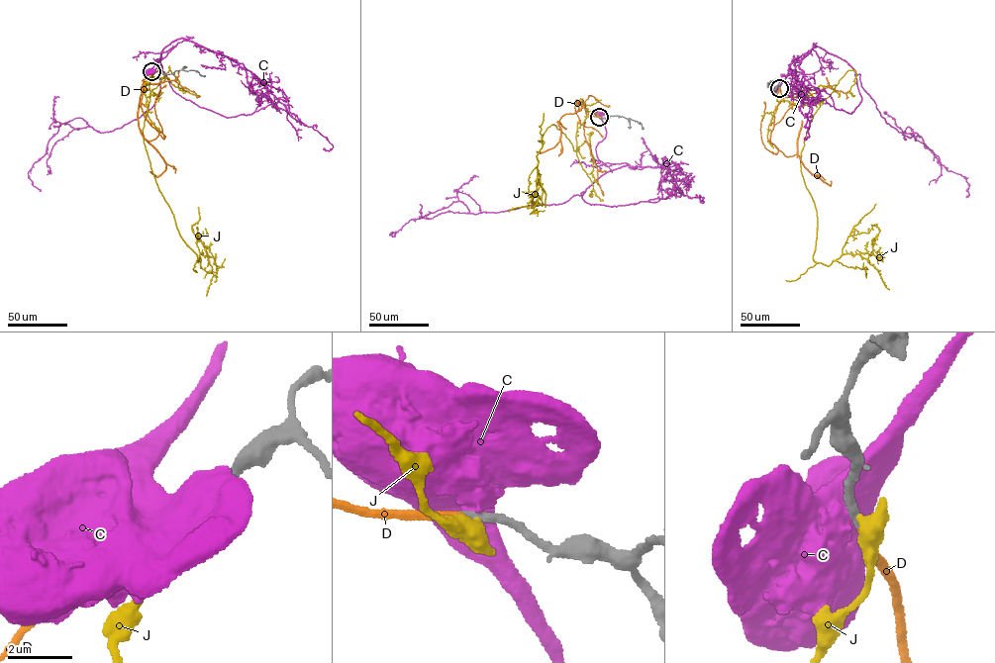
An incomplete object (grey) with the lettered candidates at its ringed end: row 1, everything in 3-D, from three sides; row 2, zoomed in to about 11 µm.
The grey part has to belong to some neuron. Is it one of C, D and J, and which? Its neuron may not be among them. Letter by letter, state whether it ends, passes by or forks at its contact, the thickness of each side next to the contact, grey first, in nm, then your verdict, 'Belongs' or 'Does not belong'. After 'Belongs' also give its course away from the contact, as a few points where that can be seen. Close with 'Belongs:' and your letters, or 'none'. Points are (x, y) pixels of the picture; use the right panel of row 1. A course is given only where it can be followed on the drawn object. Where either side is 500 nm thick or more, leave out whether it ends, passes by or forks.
C: Thickness 280 nm (grey) against 900 nm. Does not belong
D: It ends there. Thickness 280 nm (grey) against 240 nm. Belongs. Its course: (779, 88), (782, 97), (773, 112), (770, 142), (787, 156), (797, 154), (827, 184), (831, 181)
J: Thickness 300 nm (grey) against 700 nm. Does not belong
Belongs: D

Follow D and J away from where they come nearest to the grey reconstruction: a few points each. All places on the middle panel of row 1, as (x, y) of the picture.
D: (599, 117), (587, 115), (576, 100), (578, 111), (562, 115), (557, 124), (558, 142), (536, 151)
J: (599, 117), (588, 112), (576, 152), (556, 126), (547, 128), (532, 207), (537, 199)

